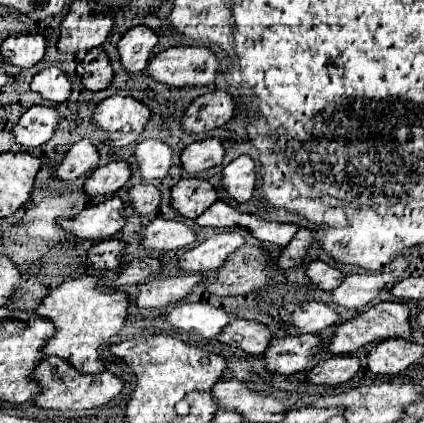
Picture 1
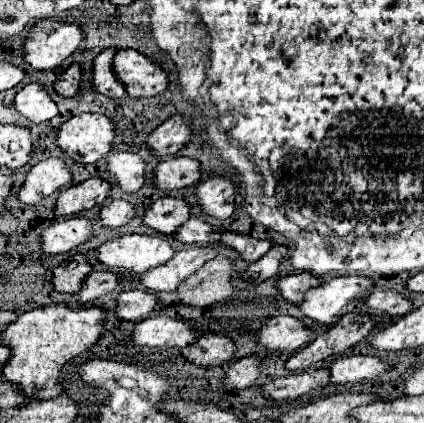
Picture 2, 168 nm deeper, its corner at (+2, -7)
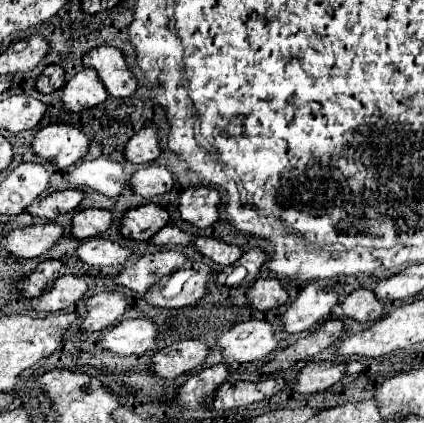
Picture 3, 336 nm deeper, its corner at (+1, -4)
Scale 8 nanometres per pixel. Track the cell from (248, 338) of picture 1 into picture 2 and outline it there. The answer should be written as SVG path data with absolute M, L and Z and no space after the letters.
M206 333L202 335L196 343L190 343L190 347L182 349L182 357L194 365L224 365L234 361L234 351L236 345L232 339L216 333Z

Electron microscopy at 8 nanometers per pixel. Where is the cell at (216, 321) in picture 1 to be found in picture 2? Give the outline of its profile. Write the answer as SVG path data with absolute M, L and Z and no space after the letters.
M150 315L134 325L130 341L136 347L186 347L198 341L198 333L186 321L166 315Z

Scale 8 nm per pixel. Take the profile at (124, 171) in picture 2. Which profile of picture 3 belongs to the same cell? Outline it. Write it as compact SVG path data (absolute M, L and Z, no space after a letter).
M99 156L97 160L85 160L77 164L65 180L73 188L87 188L105 196L119 196L127 186L127 174L119 160Z

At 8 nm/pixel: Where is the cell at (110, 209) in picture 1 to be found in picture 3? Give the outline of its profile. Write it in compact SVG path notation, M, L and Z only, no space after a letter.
M55 222L47 224L33 224L27 228L19 228L9 232L1 244L5 250L9 250L17 258L37 258L45 250L49 250L53 244L57 244L63 238L63 226Z

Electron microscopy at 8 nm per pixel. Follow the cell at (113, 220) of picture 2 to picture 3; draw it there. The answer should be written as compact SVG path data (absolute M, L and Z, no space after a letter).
M87 208L75 214L73 218L73 228L71 234L73 238L91 238L91 236L99 236L103 234L111 224L113 224L115 214L111 210L105 208Z

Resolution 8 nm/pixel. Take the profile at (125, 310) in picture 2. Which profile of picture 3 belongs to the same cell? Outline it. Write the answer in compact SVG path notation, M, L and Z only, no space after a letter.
M117 290L99 292L91 296L85 306L87 314L81 320L81 330L95 332L95 330L105 330L113 326L125 314L127 306L129 306L129 300Z

